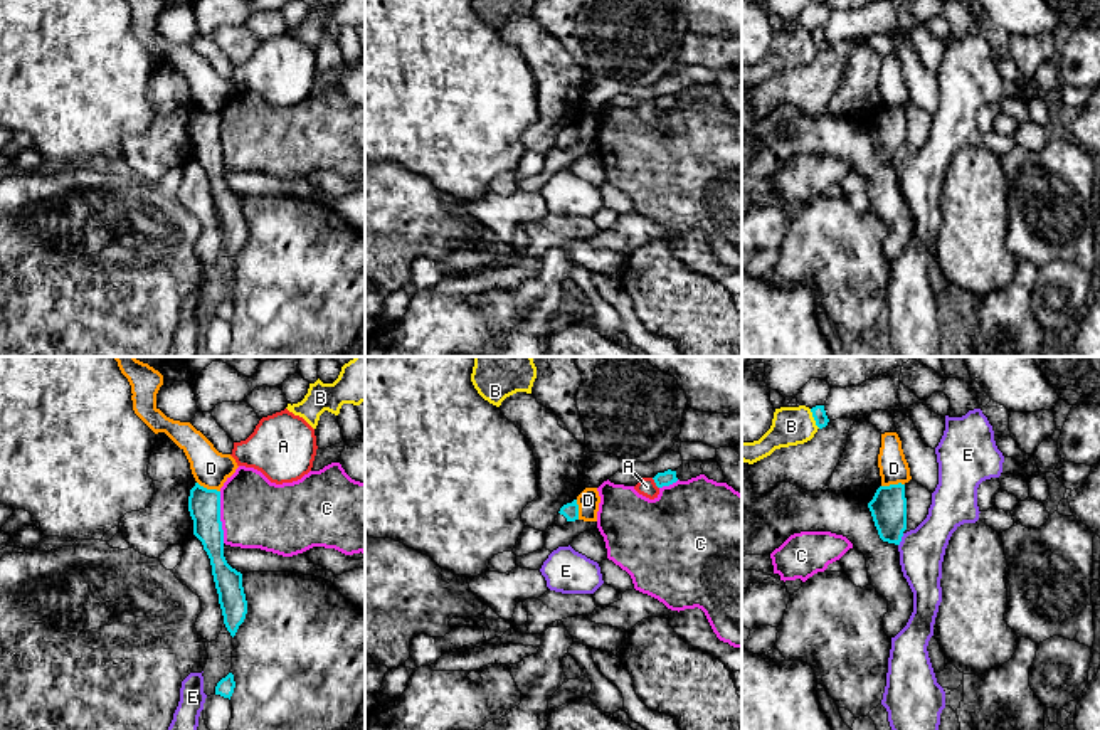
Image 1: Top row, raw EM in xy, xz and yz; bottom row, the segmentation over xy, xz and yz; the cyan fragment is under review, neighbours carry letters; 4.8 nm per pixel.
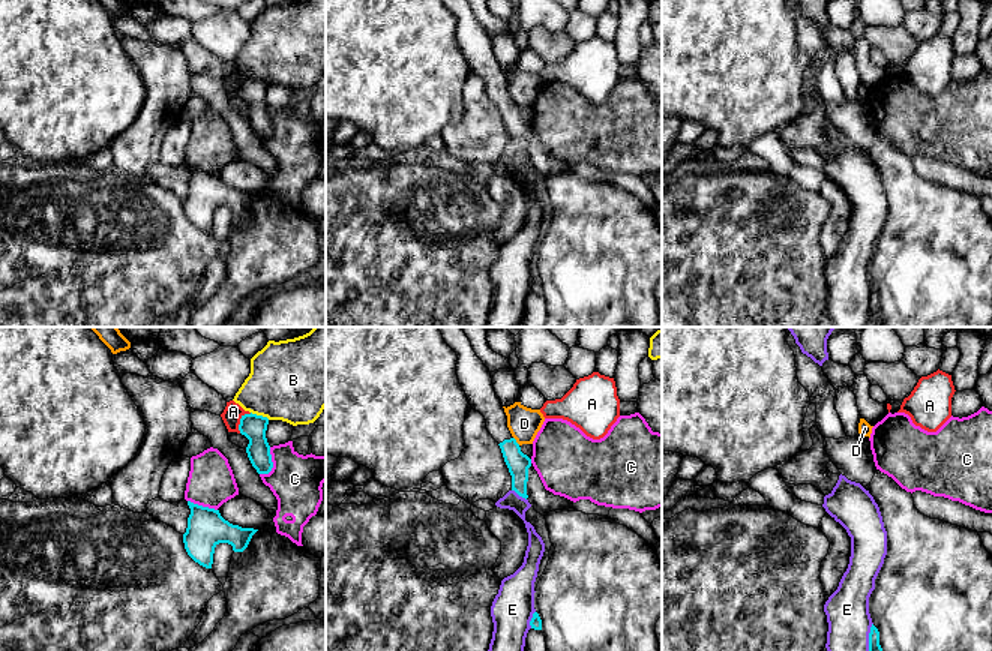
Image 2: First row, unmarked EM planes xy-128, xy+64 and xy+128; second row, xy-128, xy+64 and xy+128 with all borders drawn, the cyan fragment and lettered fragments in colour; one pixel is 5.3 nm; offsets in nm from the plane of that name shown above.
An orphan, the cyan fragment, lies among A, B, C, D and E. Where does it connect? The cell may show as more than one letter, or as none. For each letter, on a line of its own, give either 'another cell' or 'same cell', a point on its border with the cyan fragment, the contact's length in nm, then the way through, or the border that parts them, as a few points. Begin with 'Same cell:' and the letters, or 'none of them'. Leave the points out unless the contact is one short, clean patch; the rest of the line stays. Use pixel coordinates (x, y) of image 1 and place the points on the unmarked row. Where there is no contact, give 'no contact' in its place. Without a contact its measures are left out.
Same cell: none of them
A: another cell; contact xz (655, 105); length 70 nm; border xz (651, 101), (658, 111)
B: another cell; contact yz (814, 42); length 110 nm
C: another cell; contact xy (219, 140); length 240 nm
D: another cell; contact xy (209, 113); length 120 nm; border xy (197, 105), (219, 115)
E: another cell; contact yz (900, 163); length 70 nm

